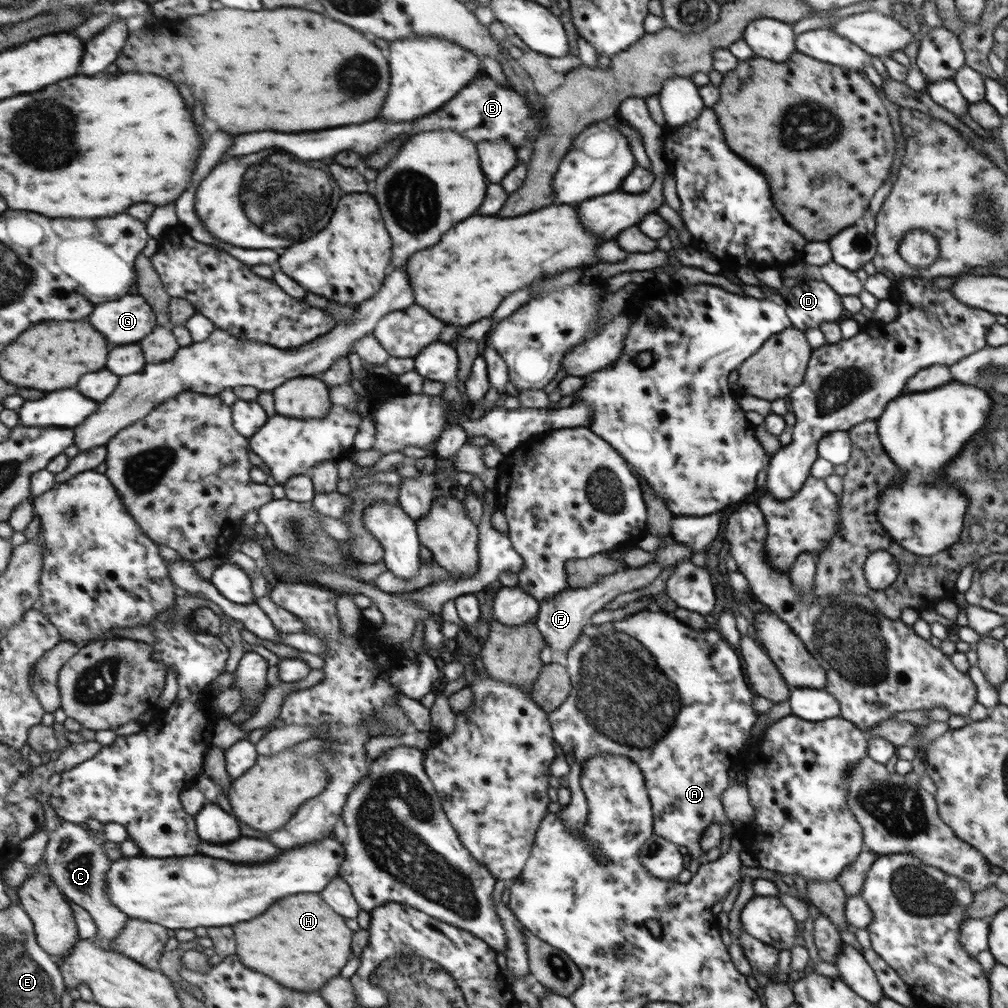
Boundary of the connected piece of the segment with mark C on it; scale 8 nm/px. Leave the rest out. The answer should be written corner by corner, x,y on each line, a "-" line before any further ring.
57,815
55,818
47,818
47,830
51,836
44,856
43,868
49,871
51,878
54,878
55,884
63,890
73,904
77,904
94,918
98,931
95,942
103,946
107,951
113,951
113,941
119,937
121,931
129,923
129,916
121,912
109,898
109,884
107,884
107,875
109,875
112,860
105,854
101,841
89,837
89,832
85,825
69,822

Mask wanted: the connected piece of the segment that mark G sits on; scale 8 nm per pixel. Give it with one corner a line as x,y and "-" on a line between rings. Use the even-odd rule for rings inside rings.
141,294
99,304
91,314
91,322
111,344
139,342
159,326
154,308

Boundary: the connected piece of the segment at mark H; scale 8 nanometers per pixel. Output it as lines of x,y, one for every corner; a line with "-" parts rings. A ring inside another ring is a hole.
319,894
289,896
287,900
279,900
279,904
259,916
259,920
232,927
237,938
236,954
243,956
243,964
267,976
275,976
275,980
295,990
319,990
331,978
339,976
353,956
353,930

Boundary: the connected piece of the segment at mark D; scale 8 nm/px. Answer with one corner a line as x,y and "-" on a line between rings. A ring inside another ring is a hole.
805,278
785,291
785,311
793,329
805,332
826,322
837,322
843,308
839,295
823,281

